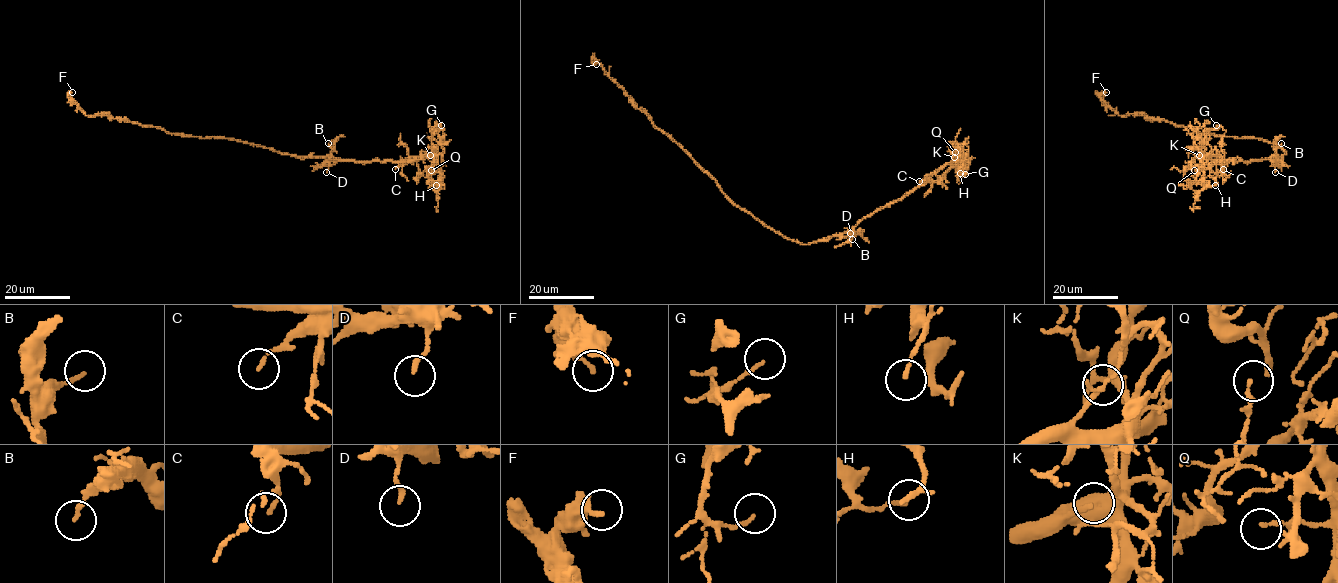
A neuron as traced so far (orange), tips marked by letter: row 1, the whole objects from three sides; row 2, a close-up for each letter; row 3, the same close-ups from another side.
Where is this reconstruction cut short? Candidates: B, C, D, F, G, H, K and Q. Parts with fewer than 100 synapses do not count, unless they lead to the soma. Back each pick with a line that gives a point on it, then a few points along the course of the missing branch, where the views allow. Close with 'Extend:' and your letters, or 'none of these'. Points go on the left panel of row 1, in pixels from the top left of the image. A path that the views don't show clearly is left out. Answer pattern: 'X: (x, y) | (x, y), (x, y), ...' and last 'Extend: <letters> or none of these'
K: (430, 155) | (430, 155), (441, 155), (459, 164), (486, 170), (493, 168), (474, 171), (483, 175)
Extend: K

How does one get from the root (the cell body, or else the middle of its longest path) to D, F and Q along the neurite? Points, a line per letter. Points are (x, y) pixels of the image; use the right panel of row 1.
D: (1275, 145), (1286, 152), (1282, 156), (1273, 156), (1275, 172)
F: (1275, 145), (1256, 138), (1200, 134), (1189, 127), (1140, 114), (1120, 116), (1104, 101), (1101, 95), (1106, 92)
Q: (1275, 145), (1286, 153), (1250, 161), (1212, 161), (1205, 157), (1203, 169), (1194, 170)

